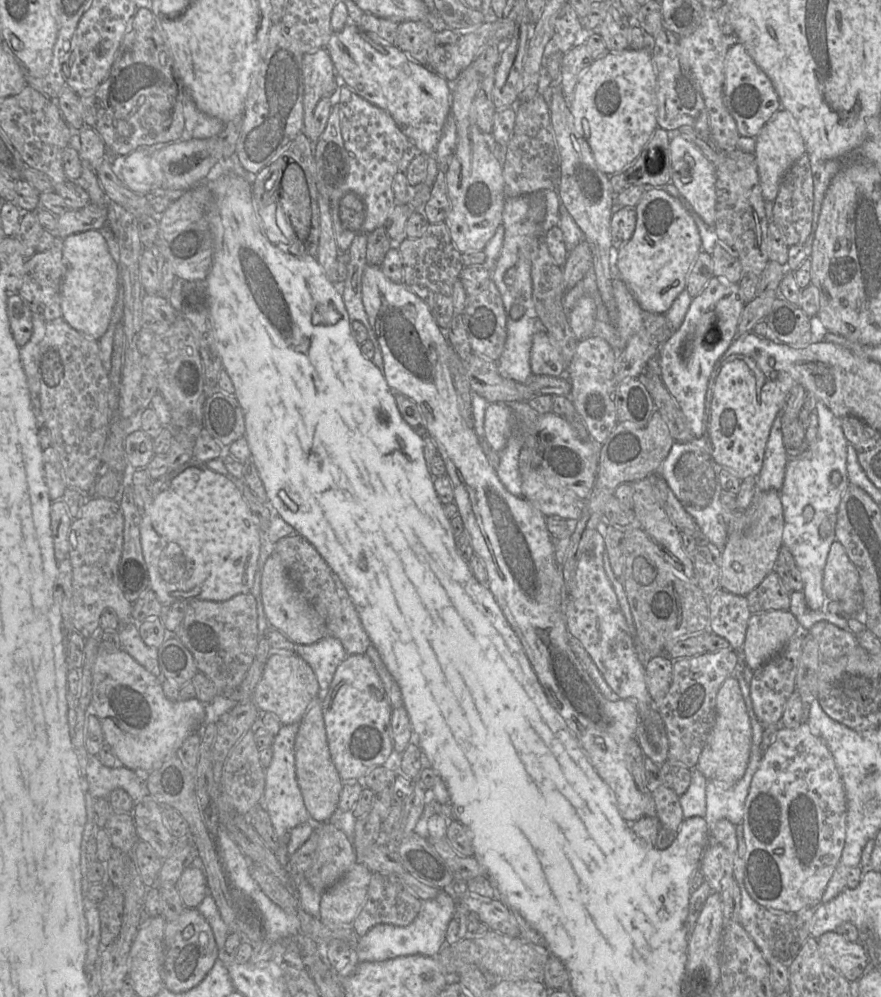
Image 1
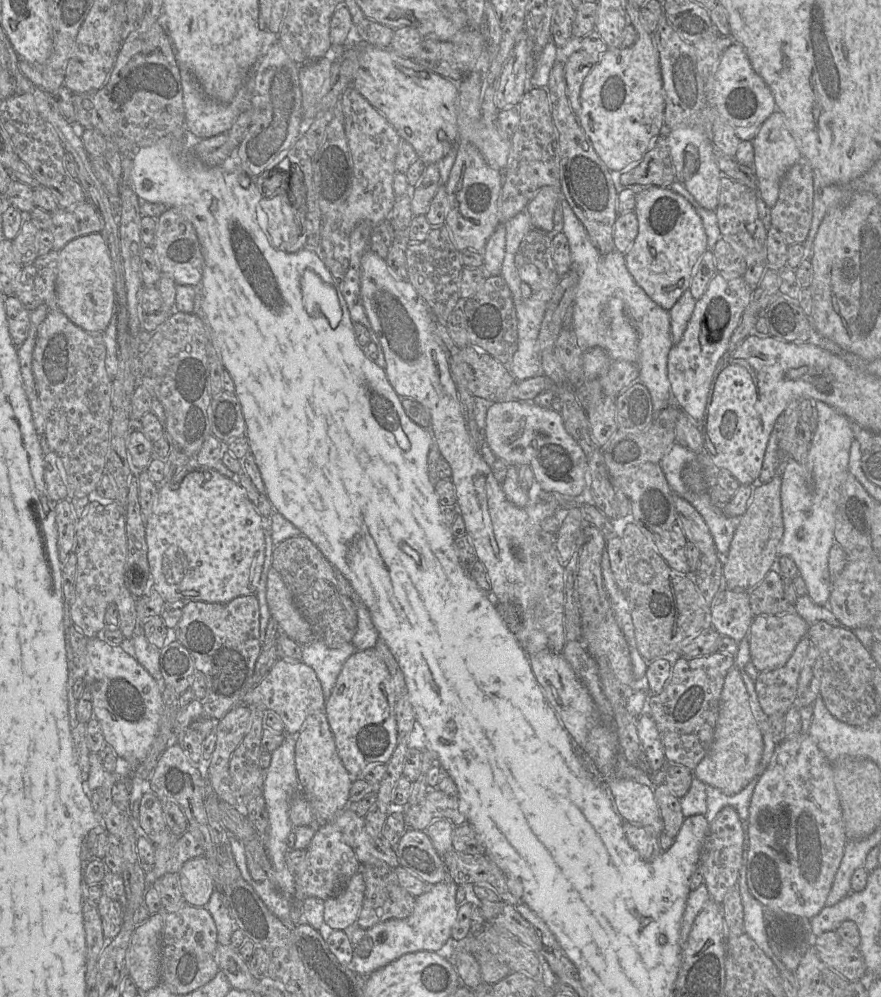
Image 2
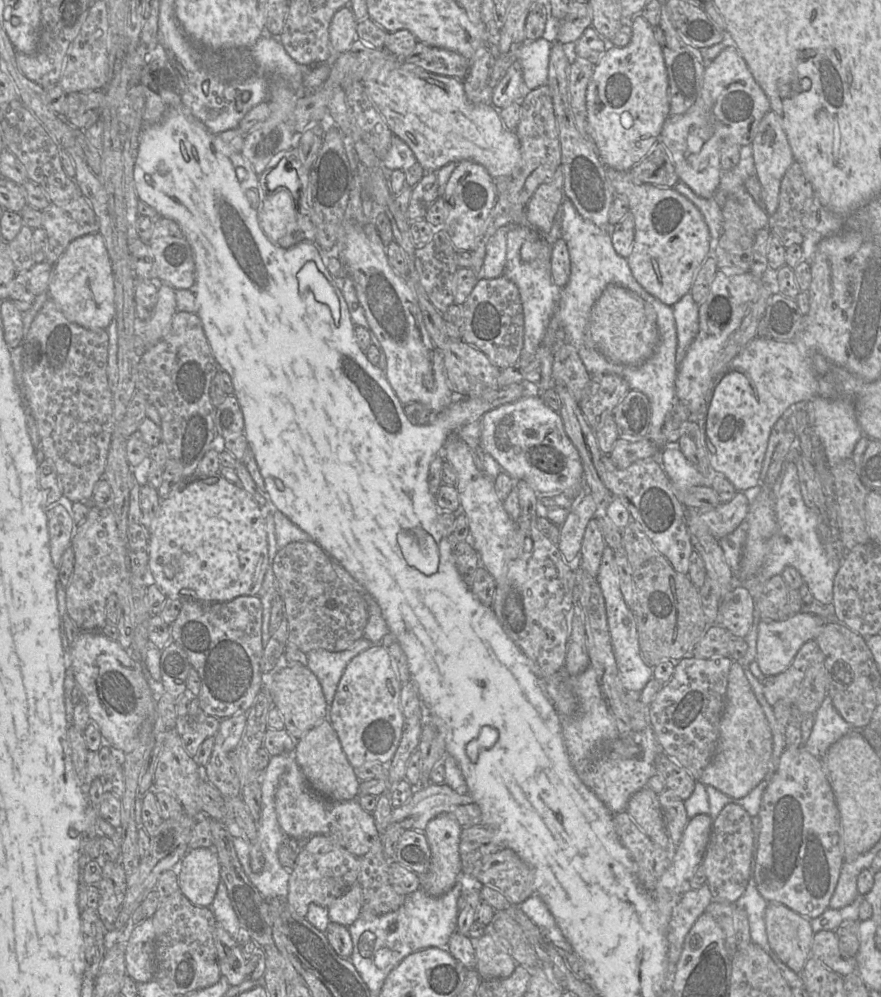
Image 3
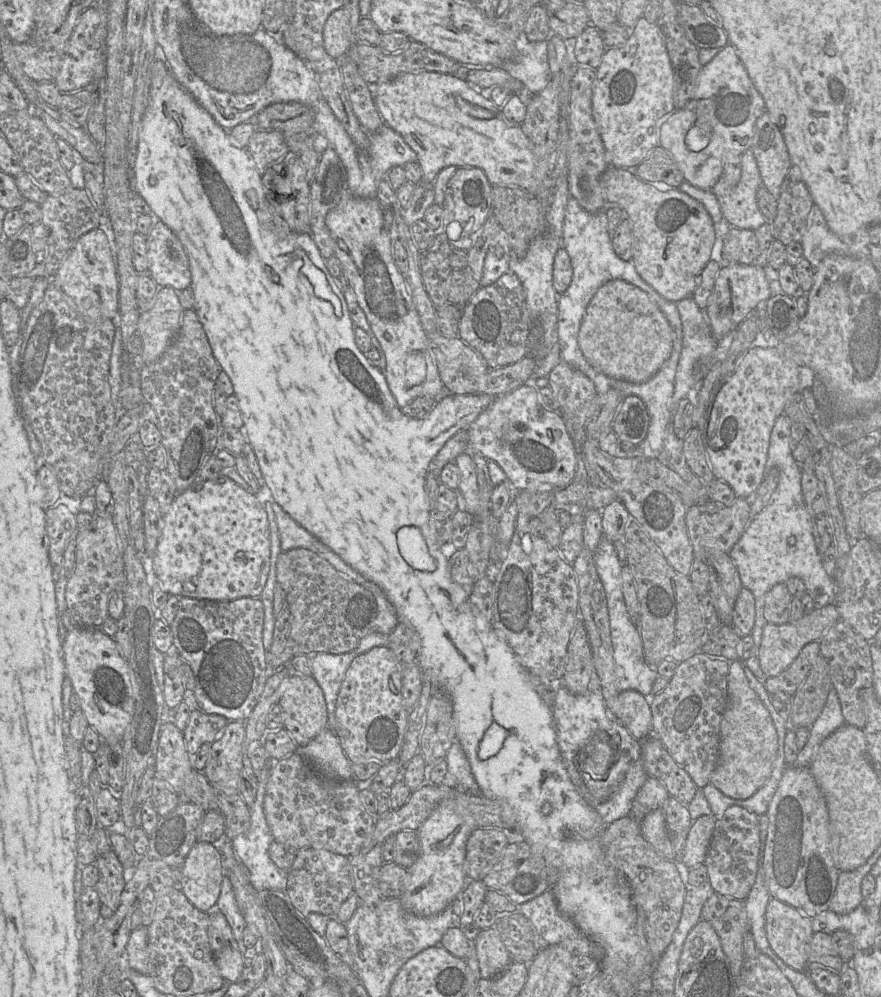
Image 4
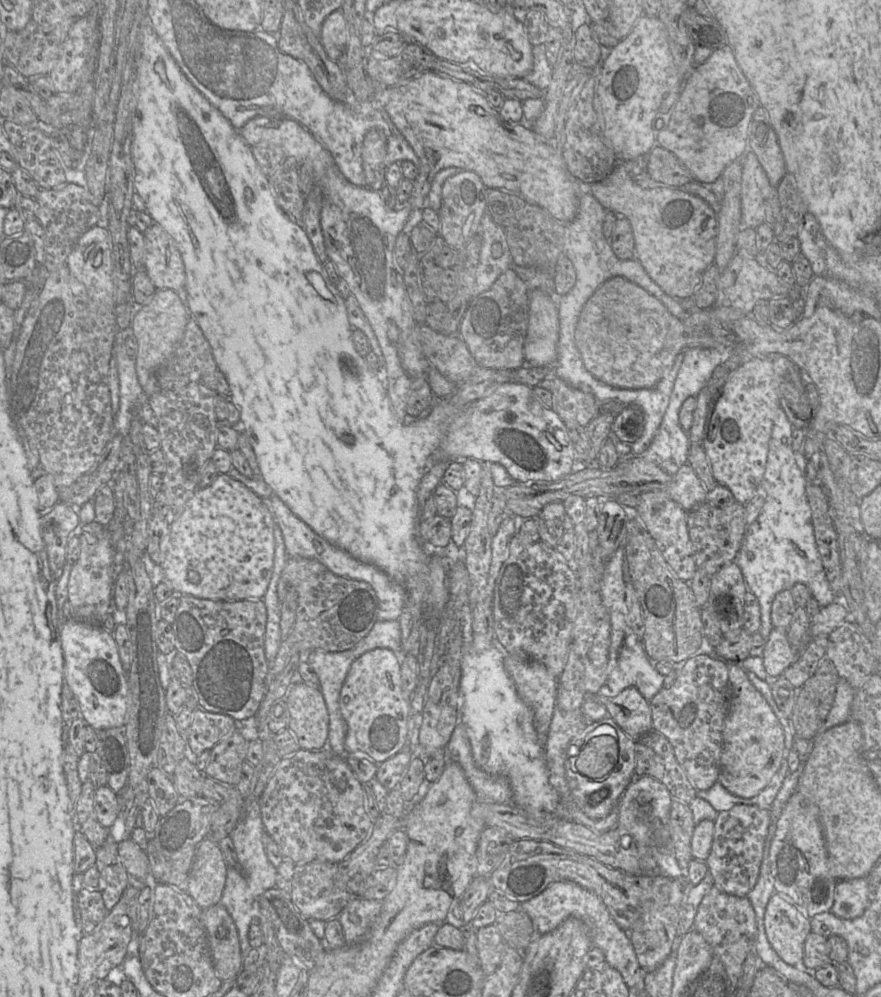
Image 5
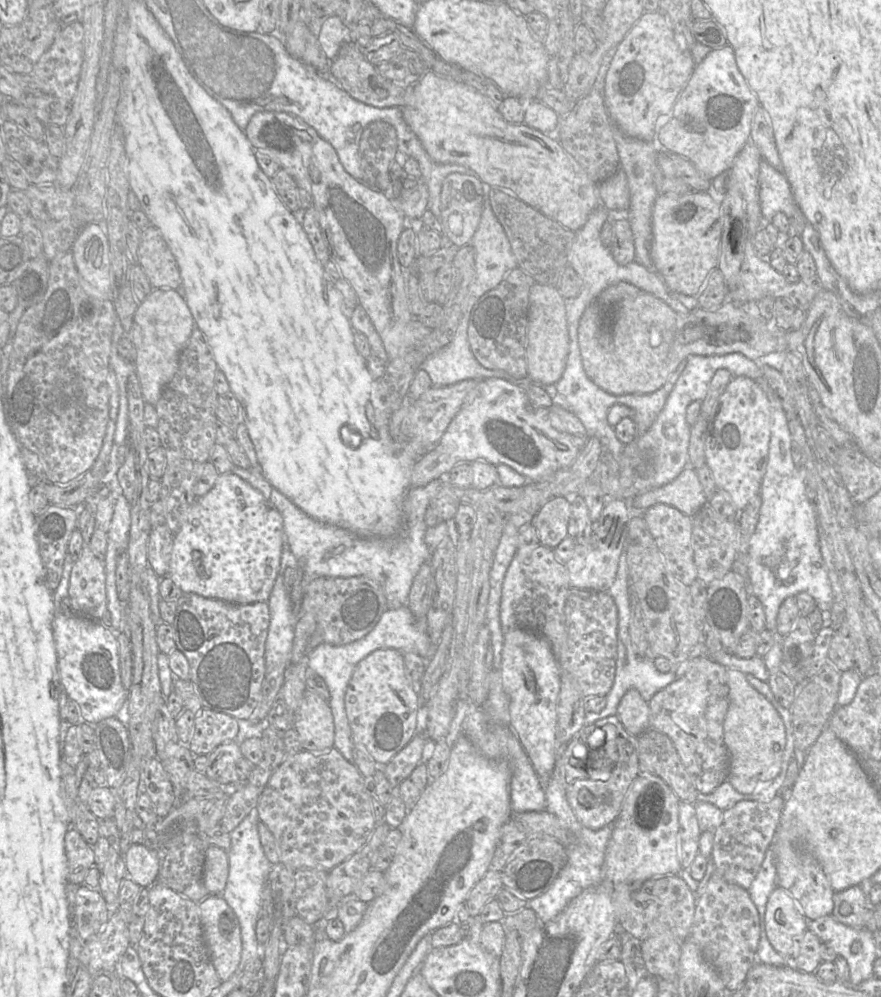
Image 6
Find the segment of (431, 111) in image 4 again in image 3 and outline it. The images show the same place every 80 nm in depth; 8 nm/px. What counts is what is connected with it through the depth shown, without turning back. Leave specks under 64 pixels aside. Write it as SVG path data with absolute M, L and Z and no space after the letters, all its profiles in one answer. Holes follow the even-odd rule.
M375 60L365 73L362 84L393 135L402 139L413 151L426 172L437 172L450 162L473 161L486 168L495 180L509 179L521 159L520 142L515 130L508 130L491 103L473 104L464 91L463 81L426 71L414 64Z

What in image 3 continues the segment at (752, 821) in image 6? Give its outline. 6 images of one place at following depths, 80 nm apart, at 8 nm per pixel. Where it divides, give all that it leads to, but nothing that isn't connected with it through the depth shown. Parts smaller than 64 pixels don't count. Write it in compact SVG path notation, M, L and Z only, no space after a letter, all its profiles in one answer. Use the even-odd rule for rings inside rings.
M727 804L712 822L711 833L701 863L712 900L732 904L741 901L750 878L752 848L752 818L741 806Z

